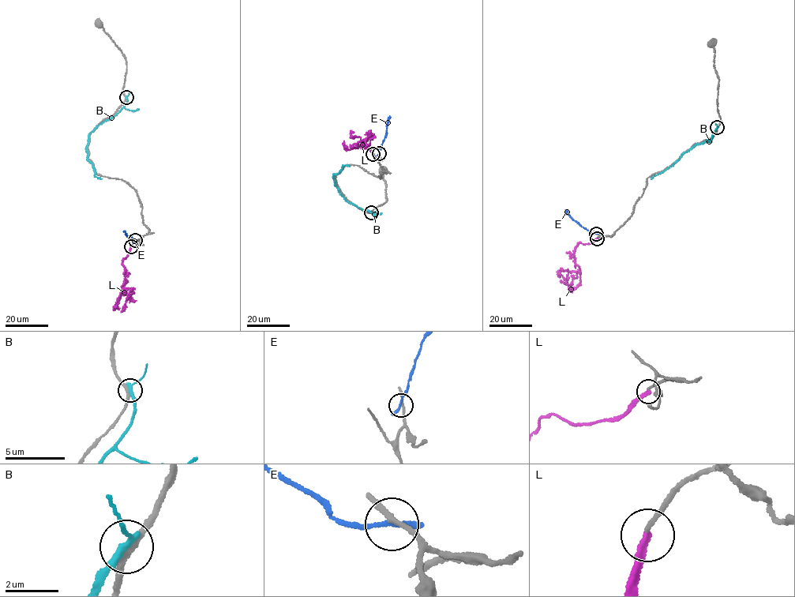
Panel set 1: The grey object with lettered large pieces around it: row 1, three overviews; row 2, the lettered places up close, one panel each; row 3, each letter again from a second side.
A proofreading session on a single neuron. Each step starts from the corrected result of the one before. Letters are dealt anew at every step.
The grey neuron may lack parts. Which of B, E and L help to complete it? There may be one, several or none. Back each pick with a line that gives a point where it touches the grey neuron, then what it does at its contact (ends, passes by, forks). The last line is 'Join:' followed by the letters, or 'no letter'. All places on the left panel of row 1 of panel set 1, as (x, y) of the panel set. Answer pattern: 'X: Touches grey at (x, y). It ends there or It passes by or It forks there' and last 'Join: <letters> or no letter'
Join: no letter

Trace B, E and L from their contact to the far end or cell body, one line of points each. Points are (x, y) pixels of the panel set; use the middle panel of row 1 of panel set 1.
B: (371, 212), (346, 200), (335, 183), (333, 174), (343, 165), (349, 166)
E: (379, 152), (388, 118)
L: (373, 154), (369, 137), (365, 145), (356, 148), (374, 135), (369, 135), (364, 148), (366, 144)

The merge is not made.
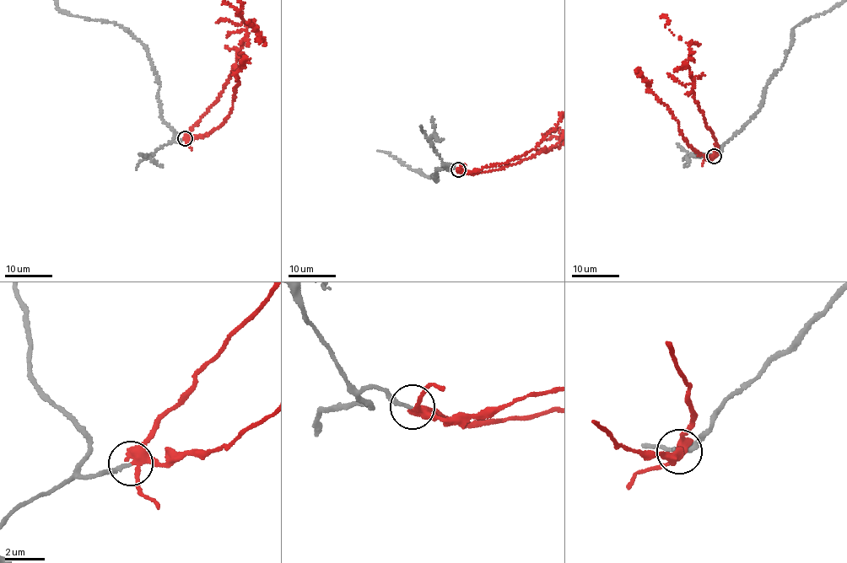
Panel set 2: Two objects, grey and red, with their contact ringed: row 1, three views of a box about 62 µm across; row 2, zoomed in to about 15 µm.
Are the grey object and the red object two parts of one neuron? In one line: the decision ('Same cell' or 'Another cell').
Same cell

